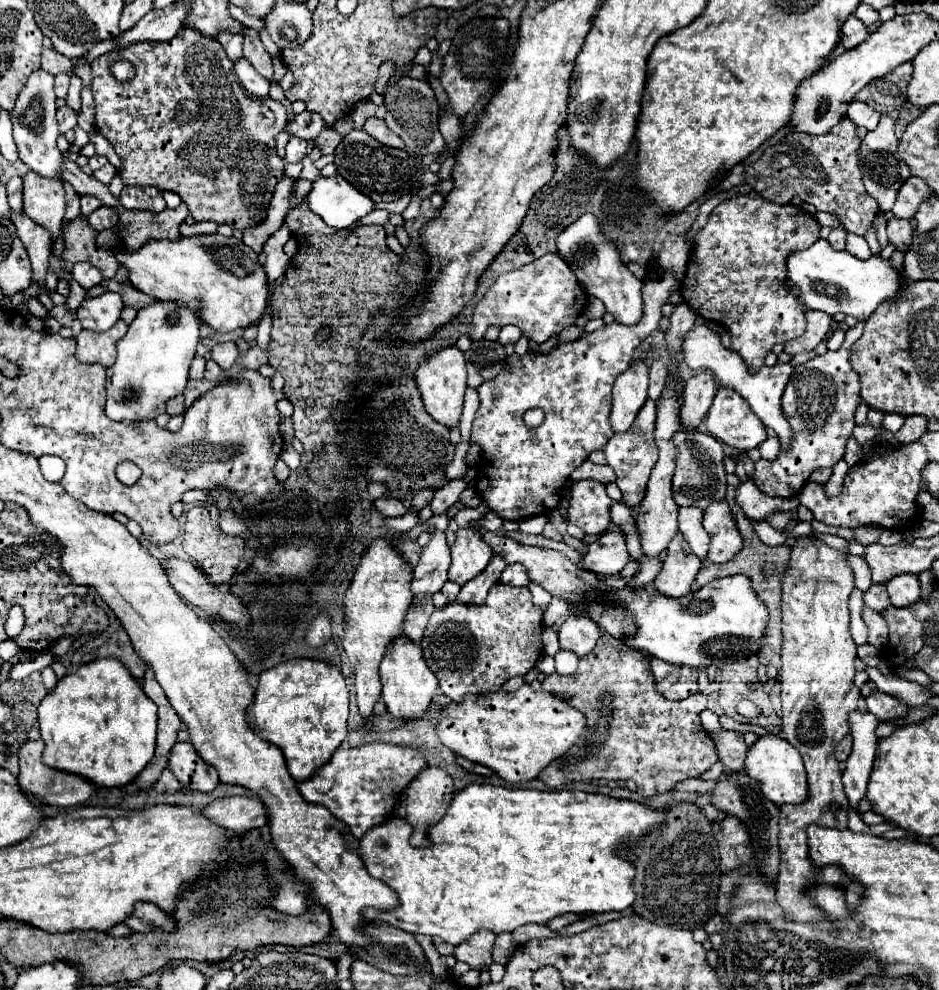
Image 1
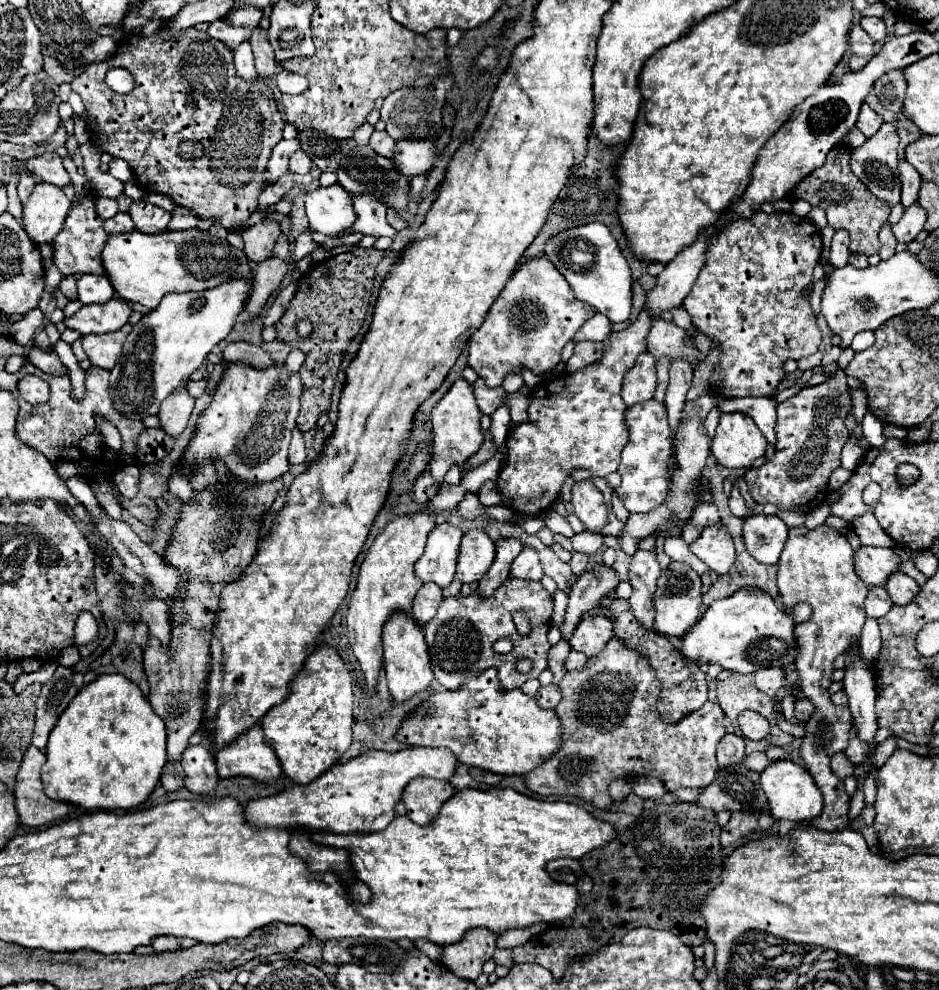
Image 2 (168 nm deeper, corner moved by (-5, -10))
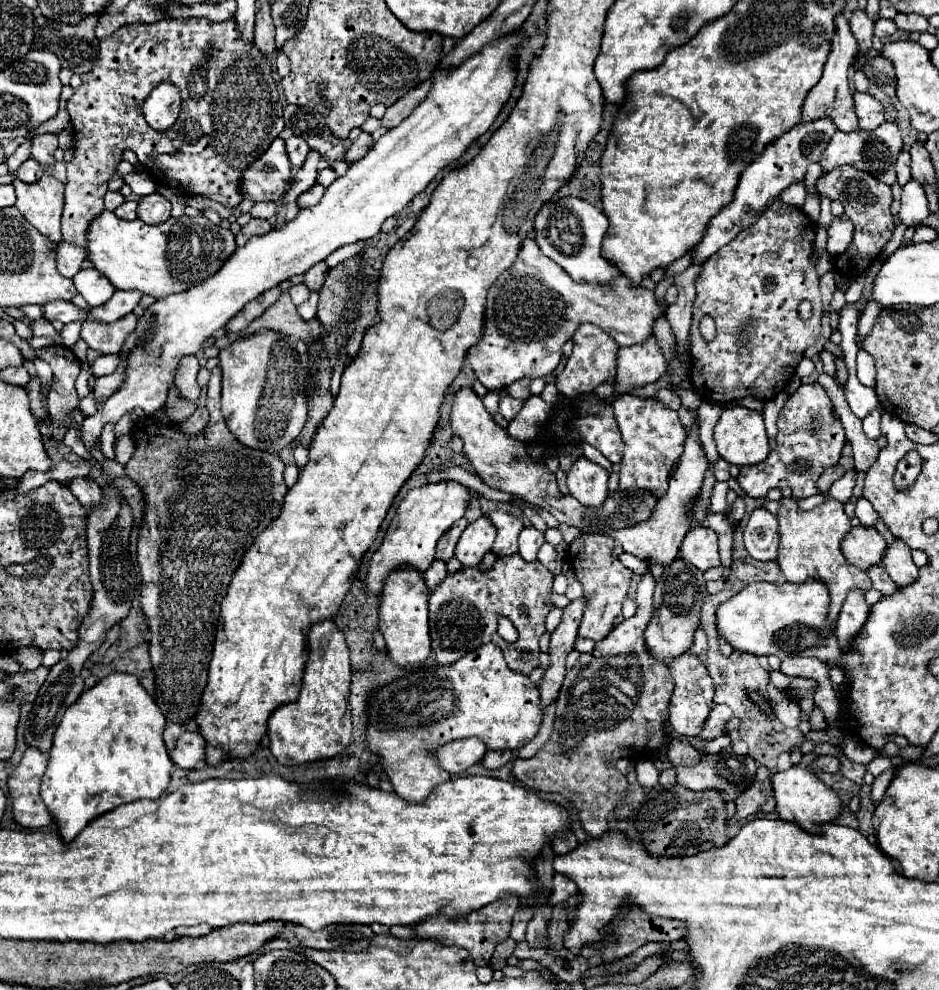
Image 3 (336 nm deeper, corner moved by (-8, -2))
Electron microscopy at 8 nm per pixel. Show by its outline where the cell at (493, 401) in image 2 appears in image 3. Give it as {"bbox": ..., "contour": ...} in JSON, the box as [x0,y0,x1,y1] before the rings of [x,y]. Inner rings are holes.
{"bbox":[499,392,523,420],"contour":[[[503,392],[503,394],[501,394],[501,400],[499,400],[499,414],[501,414],[503,418],[507,418],[507,420],[513,420],[513,418],[519,414],[521,406],[523,406],[521,400],[515,400],[515,398],[511,398],[507,392]]]}

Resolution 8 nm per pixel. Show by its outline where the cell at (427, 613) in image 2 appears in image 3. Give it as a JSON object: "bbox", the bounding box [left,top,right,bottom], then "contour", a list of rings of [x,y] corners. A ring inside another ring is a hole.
{"bbox":[425,560,447,588],"contour":[[[433,560],[433,566],[425,570],[425,580],[427,580],[429,588],[435,588],[445,576],[447,576],[447,566],[439,560]]]}

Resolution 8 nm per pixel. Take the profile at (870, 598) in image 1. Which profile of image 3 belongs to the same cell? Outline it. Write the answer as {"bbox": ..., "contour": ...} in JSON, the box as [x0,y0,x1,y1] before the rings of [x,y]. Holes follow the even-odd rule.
{"bbox":[867,564,897,596],"contour":[[[879,564],[871,566],[871,570],[867,574],[869,574],[871,582],[873,582],[873,588],[877,588],[883,596],[889,596],[889,594],[893,594],[897,590],[897,584],[889,578],[889,574],[883,570],[883,566],[879,566]]]}

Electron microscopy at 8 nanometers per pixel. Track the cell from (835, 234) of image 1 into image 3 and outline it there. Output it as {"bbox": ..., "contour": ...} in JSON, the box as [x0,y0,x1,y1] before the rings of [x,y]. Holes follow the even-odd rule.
{"bbox":[827,214,853,256],"contour":[[[843,214],[839,218],[833,218],[831,226],[829,226],[829,240],[827,240],[827,252],[831,256],[837,256],[837,254],[843,254],[849,246],[853,238],[853,226],[851,226],[851,220]]]}

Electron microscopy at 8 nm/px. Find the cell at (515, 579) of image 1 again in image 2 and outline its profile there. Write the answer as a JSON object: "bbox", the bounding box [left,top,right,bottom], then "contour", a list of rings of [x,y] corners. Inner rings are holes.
{"bbox":[510,548,544,582],"contour":[[[524,548],[518,554],[518,558],[512,562],[510,576],[520,578],[520,580],[532,580],[532,582],[542,580],[544,572],[542,572],[542,566],[540,566],[538,552],[534,548]]]}

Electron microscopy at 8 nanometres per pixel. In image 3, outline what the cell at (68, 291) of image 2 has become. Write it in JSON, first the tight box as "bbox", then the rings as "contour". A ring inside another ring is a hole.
{"bbox":[57,242,87,278],"contour":[[[61,242],[57,248],[57,270],[63,276],[73,278],[81,270],[81,264],[85,262],[85,258],[87,258],[85,248],[71,246],[69,242]]]}

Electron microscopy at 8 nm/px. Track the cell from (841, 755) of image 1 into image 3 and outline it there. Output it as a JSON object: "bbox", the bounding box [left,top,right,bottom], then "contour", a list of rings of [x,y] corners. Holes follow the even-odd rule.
{"bbox":[815,756,839,772],"contour":[[[817,756],[815,760],[815,768],[821,772],[839,772],[839,760],[833,756]]]}

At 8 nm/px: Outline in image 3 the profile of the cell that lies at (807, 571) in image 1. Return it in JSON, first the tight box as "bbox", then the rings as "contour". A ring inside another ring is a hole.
{"bbox":[777,464,871,622],"contour":[[[835,464],[833,468],[827,468],[819,482],[817,490],[819,494],[825,496],[825,502],[819,504],[813,510],[801,510],[797,506],[795,496],[791,498],[781,498],[781,508],[777,512],[779,520],[779,566],[781,572],[785,574],[787,582],[805,582],[807,578],[819,578],[821,582],[827,584],[829,594],[831,594],[831,606],[829,606],[829,620],[835,622],[839,616],[839,610],[847,598],[847,592],[853,588],[863,588],[865,592],[871,588],[871,580],[867,572],[855,568],[845,560],[841,554],[841,540],[843,536],[851,530],[851,520],[847,518],[843,504],[839,500],[829,498],[829,488],[835,480],[839,480],[845,474],[845,468],[841,464]]]}

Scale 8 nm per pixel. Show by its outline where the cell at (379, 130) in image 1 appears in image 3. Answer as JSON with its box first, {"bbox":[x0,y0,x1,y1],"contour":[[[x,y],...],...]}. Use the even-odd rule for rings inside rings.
{"bbox":[345,132,373,162],"contour":[[[361,132],[361,136],[351,144],[351,148],[347,150],[347,154],[345,154],[345,162],[355,162],[355,160],[359,160],[359,158],[363,158],[367,152],[369,152],[369,148],[373,146],[373,138],[371,138],[371,134],[365,134],[365,132]]]}

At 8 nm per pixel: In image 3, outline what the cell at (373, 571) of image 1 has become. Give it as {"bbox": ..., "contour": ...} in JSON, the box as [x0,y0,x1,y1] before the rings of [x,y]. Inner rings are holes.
{"bbox":[367,480,471,594],"contour":[[[447,480],[437,484],[425,484],[419,488],[413,488],[401,502],[399,508],[387,528],[385,540],[381,548],[373,554],[369,572],[367,572],[367,590],[373,594],[381,594],[383,580],[387,574],[399,566],[413,566],[421,572],[425,572],[431,562],[435,560],[435,546],[437,540],[459,520],[465,516],[465,510],[469,506],[471,492],[467,486]]]}

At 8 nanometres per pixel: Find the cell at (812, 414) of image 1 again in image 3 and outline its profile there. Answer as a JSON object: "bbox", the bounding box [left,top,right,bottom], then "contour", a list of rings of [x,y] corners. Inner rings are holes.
{"bbox":[739,384,845,498],"contour":[[[801,384],[783,406],[777,420],[777,446],[771,454],[753,466],[743,466],[739,472],[739,486],[749,498],[765,498],[775,486],[791,486],[795,498],[807,498],[817,494],[817,480],[825,468],[835,466],[841,458],[841,448],[845,444],[845,432],[841,420],[833,418],[833,404],[821,384]],[[813,418],[819,418],[823,428],[811,430]]]}

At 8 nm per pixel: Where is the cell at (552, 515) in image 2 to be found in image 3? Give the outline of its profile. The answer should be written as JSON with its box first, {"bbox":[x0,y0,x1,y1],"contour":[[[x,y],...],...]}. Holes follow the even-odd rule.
{"bbox":[609,408,707,566],"contour":[[[679,408],[679,418],[683,422],[683,426],[691,428],[691,434],[685,442],[685,452],[683,458],[679,458],[679,462],[675,464],[675,470],[671,474],[669,480],[669,490],[667,494],[659,500],[655,512],[651,514],[651,518],[647,522],[623,528],[623,530],[611,530],[609,536],[615,538],[617,542],[621,542],[623,550],[641,558],[647,564],[661,564],[661,566],[669,566],[673,560],[679,558],[679,546],[687,534],[687,530],[691,528],[691,500],[699,494],[699,488],[703,484],[703,476],[707,470],[707,460],[705,454],[699,446],[699,428],[695,426],[693,420],[693,410],[689,408]]]}

